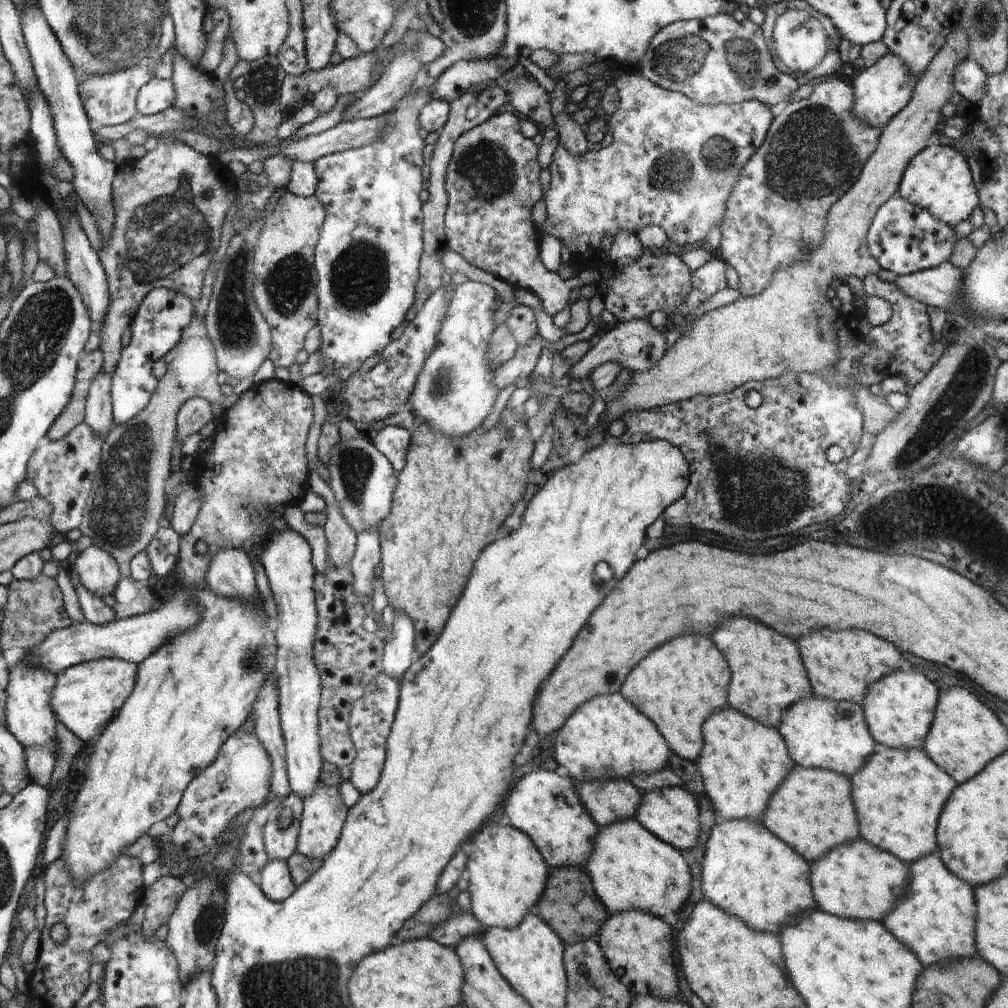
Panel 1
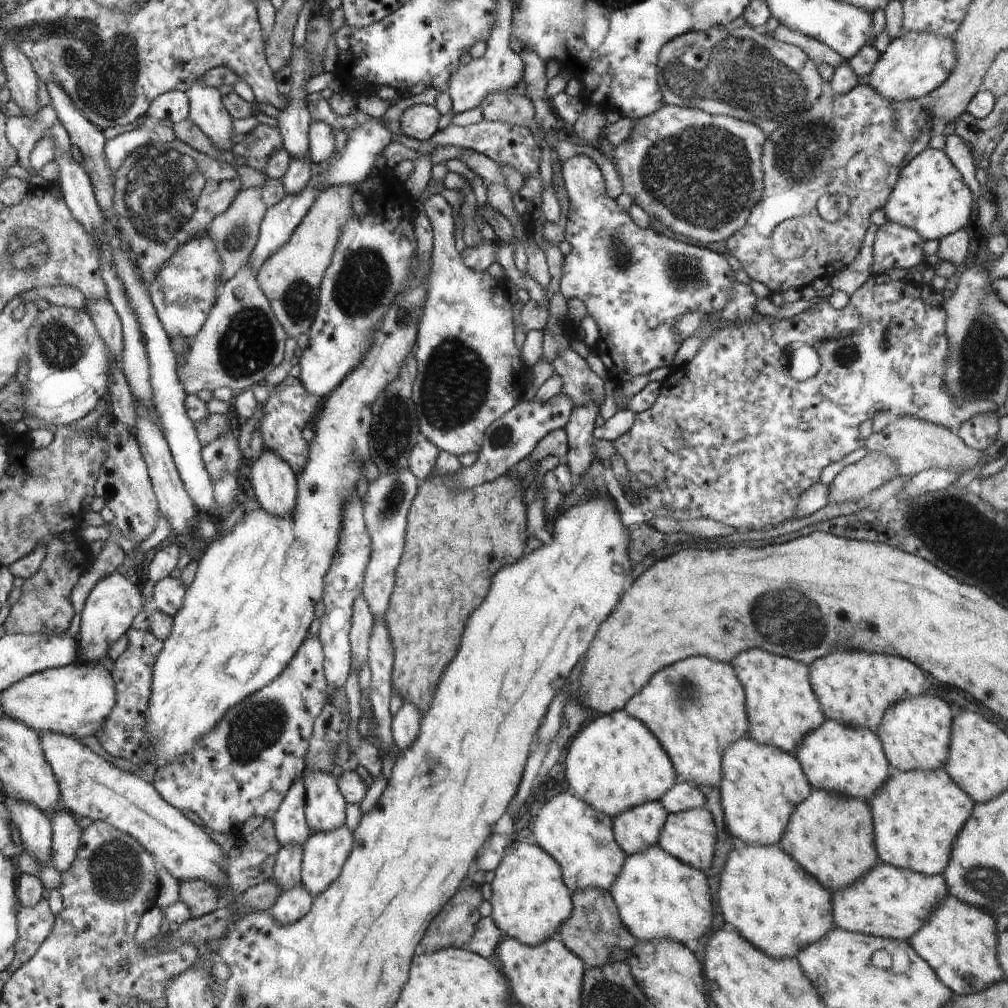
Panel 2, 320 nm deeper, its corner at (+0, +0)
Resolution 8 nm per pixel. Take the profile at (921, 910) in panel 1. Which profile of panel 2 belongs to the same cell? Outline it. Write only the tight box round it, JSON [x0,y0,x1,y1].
[907,894,1006,995]

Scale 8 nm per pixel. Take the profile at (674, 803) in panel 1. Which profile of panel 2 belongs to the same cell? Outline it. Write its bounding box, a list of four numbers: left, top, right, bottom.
[658,809,717,871]

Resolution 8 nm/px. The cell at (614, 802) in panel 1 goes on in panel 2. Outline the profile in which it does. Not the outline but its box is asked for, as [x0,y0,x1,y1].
[613,801,669,857]

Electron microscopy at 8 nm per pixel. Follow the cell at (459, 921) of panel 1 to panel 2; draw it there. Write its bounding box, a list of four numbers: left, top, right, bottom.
[463,917,505,959]

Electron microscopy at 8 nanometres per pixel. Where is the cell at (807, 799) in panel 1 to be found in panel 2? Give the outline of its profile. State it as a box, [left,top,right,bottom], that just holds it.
[778,788,881,893]

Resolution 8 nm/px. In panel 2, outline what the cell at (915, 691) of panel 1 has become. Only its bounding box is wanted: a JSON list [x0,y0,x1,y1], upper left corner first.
[875,693,955,772]

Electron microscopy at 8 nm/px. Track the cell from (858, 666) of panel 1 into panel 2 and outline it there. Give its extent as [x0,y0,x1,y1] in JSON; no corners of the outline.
[808,648,930,732]

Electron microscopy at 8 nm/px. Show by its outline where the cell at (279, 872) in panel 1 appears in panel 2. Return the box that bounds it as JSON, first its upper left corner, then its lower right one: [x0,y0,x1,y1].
[270,886,314,925]

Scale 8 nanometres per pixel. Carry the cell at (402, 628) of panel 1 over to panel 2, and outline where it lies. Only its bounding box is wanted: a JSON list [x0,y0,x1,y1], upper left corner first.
[392,703,421,752]

